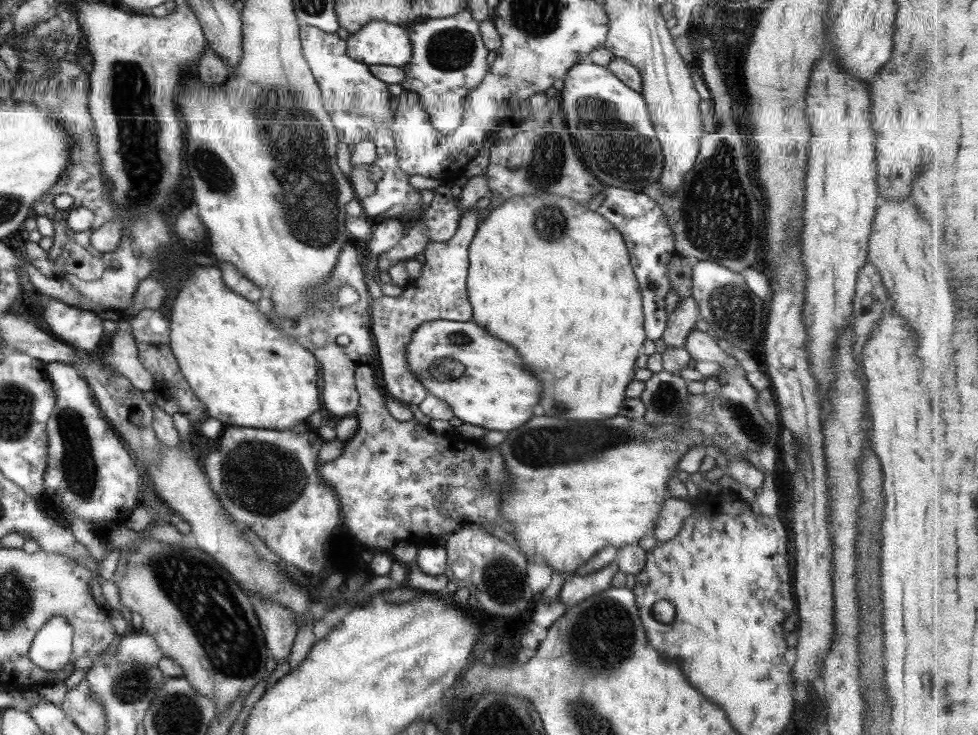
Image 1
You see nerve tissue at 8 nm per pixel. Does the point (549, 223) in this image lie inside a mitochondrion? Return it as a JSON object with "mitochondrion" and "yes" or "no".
{"mitochondrion":"yes"}

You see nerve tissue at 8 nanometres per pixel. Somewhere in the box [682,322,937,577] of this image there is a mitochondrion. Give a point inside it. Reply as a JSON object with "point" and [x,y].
{"point":[754,432]}

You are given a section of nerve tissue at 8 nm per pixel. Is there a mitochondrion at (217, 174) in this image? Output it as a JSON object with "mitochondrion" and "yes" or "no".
{"mitochondrion":"yes"}

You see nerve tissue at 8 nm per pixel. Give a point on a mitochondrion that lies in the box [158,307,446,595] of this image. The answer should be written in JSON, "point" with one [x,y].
{"point":[252,496]}

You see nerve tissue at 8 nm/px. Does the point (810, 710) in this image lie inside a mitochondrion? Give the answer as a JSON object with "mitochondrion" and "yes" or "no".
{"mitochondrion":"no"}

